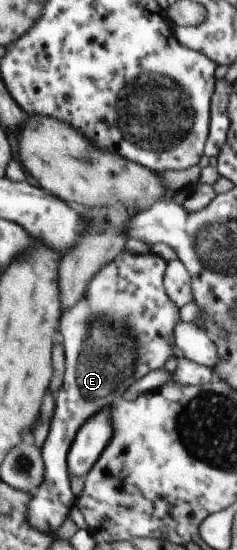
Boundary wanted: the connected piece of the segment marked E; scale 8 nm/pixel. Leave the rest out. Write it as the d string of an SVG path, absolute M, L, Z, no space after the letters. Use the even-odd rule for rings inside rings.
M123 251L96 274L78 306L64 312L60 332L64 336L66 374L56 393L48 438L41 448L46 464L45 481L32 492L29 507L31 524L39 530L55 533L74 506L68 460L79 429L88 418L121 399L134 382L152 370L164 368L174 356L172 332L180 316L178 306L166 294L165 274L166 262L160 255ZM68 354L72 354L72 370L68 370Z

